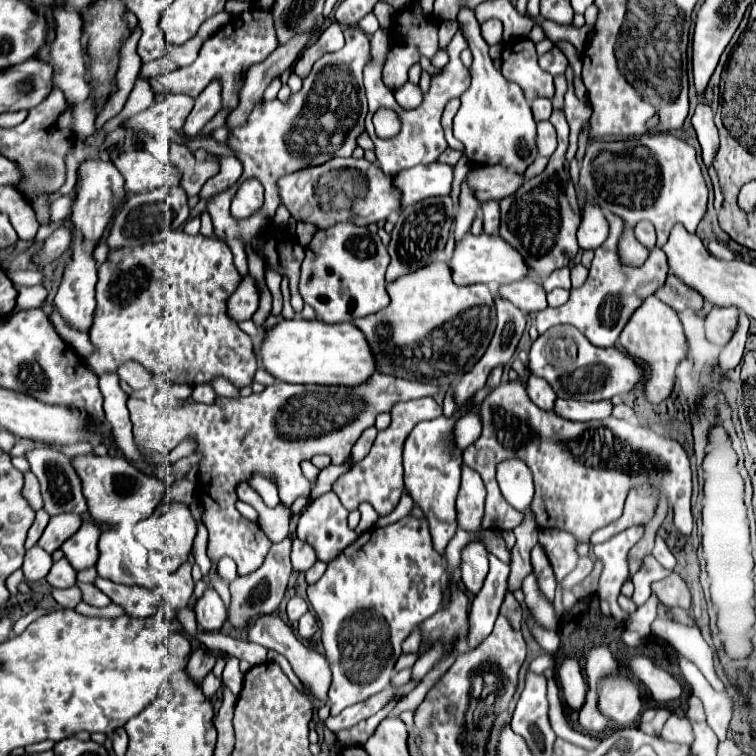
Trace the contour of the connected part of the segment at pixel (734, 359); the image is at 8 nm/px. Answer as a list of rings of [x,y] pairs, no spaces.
[[[741,313],[739,327],[737,327],[731,343],[719,355],[719,369],[721,371],[731,371],[731,369],[735,369],[739,365],[739,361],[743,357],[743,347],[745,347],[747,331],[749,331],[749,317],[745,313]]]

